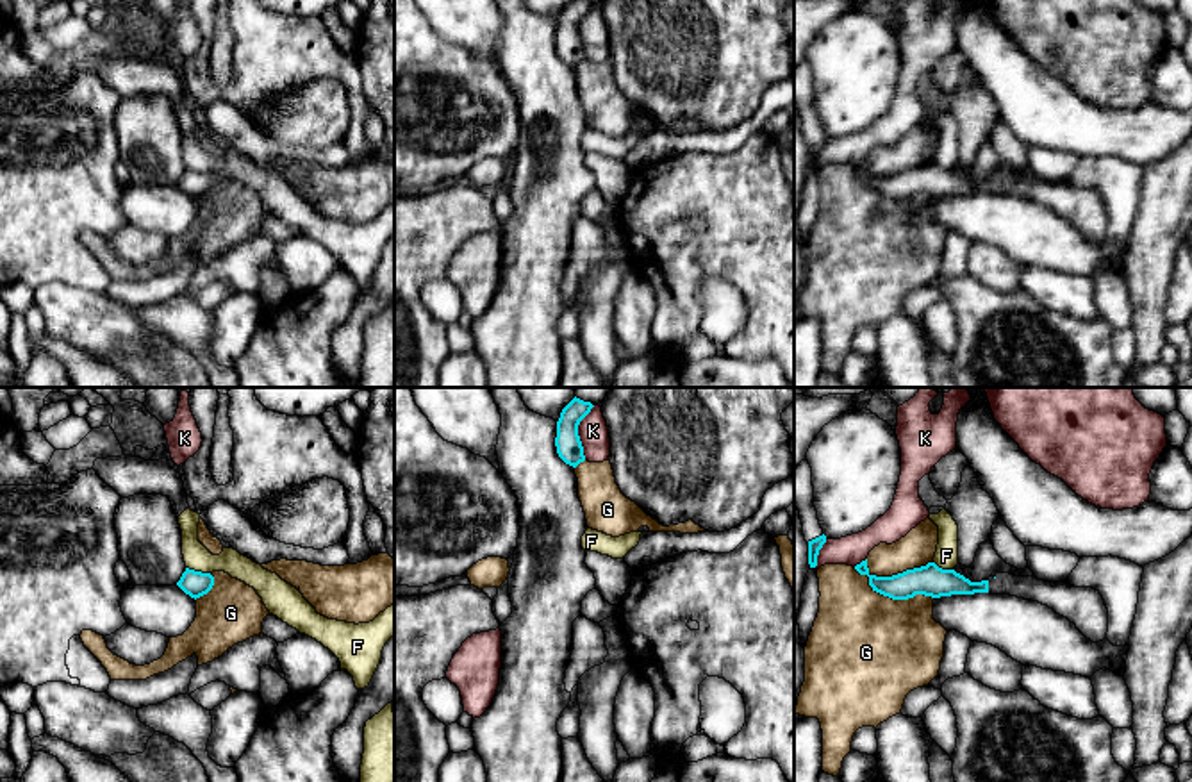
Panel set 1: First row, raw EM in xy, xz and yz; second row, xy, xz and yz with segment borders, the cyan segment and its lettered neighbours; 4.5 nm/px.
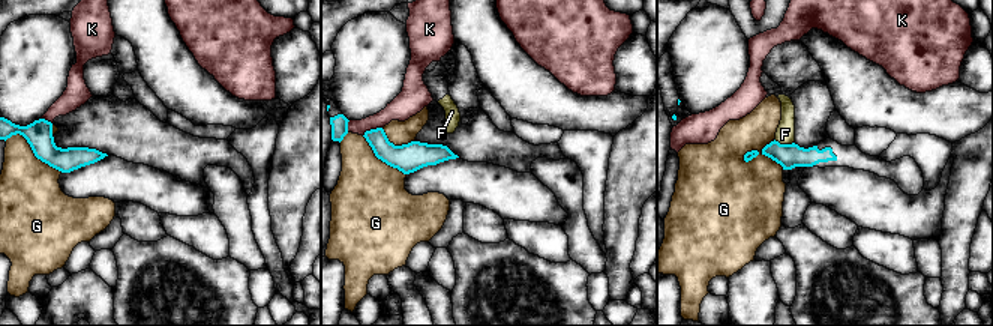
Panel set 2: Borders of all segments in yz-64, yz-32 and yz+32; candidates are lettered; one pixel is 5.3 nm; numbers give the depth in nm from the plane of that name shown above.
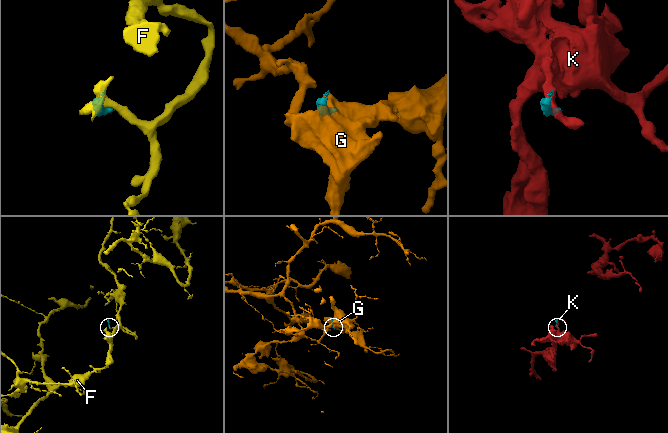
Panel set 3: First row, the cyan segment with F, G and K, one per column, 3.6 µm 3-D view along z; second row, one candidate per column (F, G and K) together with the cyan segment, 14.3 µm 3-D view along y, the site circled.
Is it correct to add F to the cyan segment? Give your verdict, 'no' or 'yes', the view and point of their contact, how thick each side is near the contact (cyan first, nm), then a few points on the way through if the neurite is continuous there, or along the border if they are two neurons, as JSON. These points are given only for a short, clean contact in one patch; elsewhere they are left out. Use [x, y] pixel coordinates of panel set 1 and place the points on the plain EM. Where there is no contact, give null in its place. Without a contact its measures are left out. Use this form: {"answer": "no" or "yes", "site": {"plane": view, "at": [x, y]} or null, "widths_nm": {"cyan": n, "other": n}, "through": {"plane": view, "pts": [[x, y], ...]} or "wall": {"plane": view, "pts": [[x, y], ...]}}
{"answer": "no", "site": {"plane": "xy", "at": [198, 172]}, "widths_nm": {"cyan": 120, "other": 120}, "wall": {"plane": "xy", "pts": [[186, 166], [209, 174]]}}

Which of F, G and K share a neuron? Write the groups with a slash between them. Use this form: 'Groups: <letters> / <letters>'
Groups: F / G / K

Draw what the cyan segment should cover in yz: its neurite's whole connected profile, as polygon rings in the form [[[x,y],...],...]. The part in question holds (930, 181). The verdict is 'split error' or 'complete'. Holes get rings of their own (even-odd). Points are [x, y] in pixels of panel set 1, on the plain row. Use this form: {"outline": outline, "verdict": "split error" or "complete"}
{"outline": [[[867,159],[855,166],[860,175],[869,177],[873,191],[892,200],[908,200],[915,195],[931,198],[951,195],[1010,195],[1047,205],[1067,218],[1092,243],[1106,239],[1108,209],[1099,191],[1092,187],[1071,187],[1067,182],[1044,182],[1035,177],[1014,177],[996,173],[981,182],[971,182],[955,170],[942,170],[935,162],[906,170],[892,177],[869,173]]], "verdict": "split error"}

